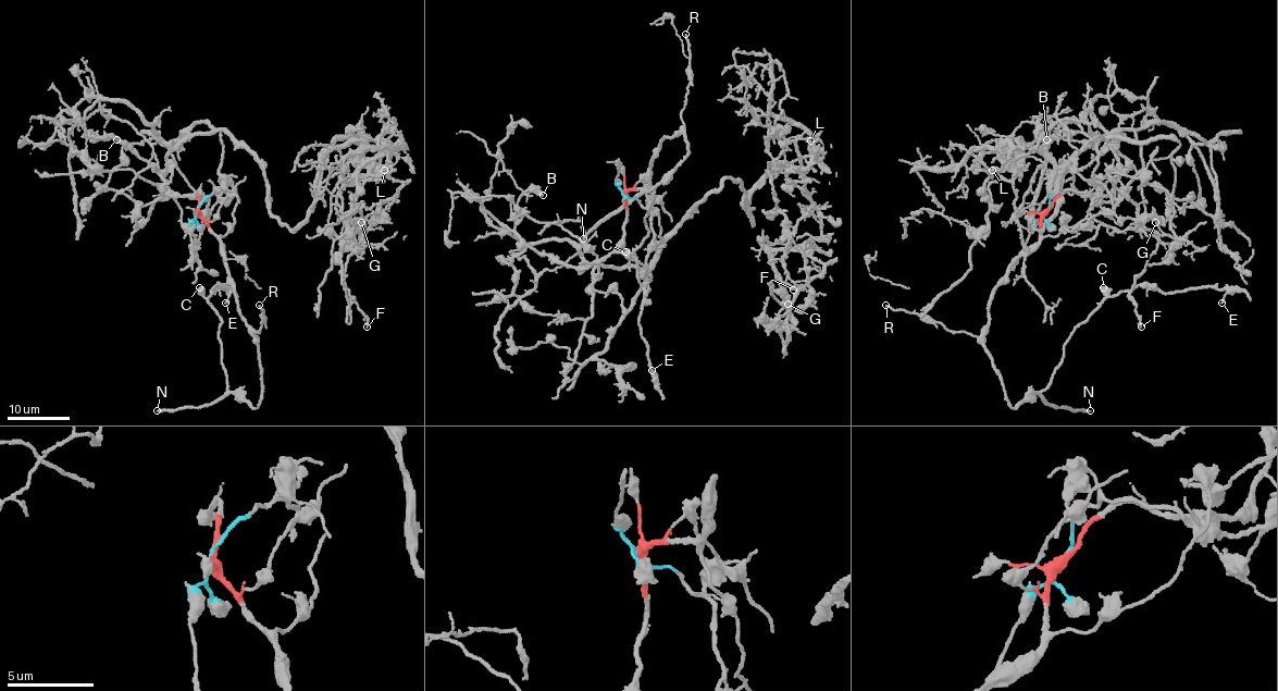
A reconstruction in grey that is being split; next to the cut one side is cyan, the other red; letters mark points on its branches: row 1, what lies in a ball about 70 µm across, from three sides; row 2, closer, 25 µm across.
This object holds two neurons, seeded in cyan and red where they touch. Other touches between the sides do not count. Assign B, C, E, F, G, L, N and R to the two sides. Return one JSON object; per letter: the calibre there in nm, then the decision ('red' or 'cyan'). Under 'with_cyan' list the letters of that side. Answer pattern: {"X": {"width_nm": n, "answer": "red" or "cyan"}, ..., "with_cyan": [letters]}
{"B": {"width_nm": 360, "answer": "red"}, "C": {"width_nm": 750, "answer": "red"}, "E": {"width_nm": 160, "answer": "red"}, "F": {"width_nm": 220, "answer": "cyan"}, "G": {"width_nm": 130, "answer": "cyan"}, "L": {"width_nm": 170, "answer": "cyan"}, "N": {"width_nm": 260, "answer": "red"}, "R": {"width_nm": 180, "answer": "red"}, "with_cyan": ["F", "G", "L"]}

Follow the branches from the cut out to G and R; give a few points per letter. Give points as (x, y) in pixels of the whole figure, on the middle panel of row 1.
G: (623, 196), (649, 211), (645, 291), (649, 261), (726, 177), (748, 193), (799, 162), (820, 230), (788, 305)
R: (623, 196), (646, 185), (655, 152), (684, 121), (681, 110), (690, 73), (685, 35)

